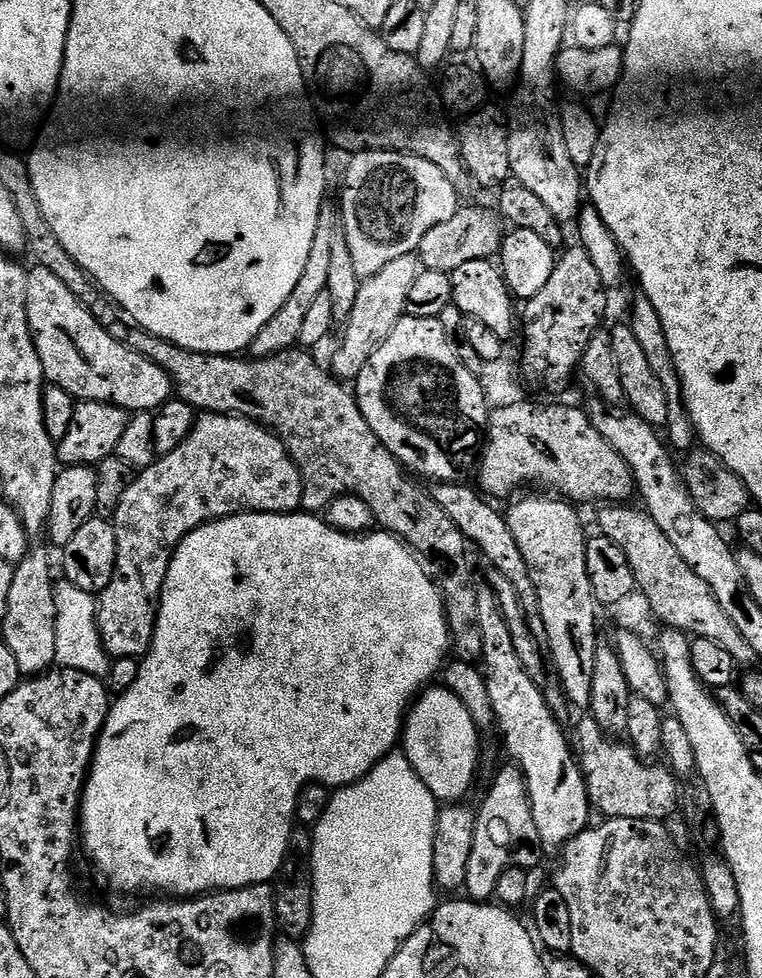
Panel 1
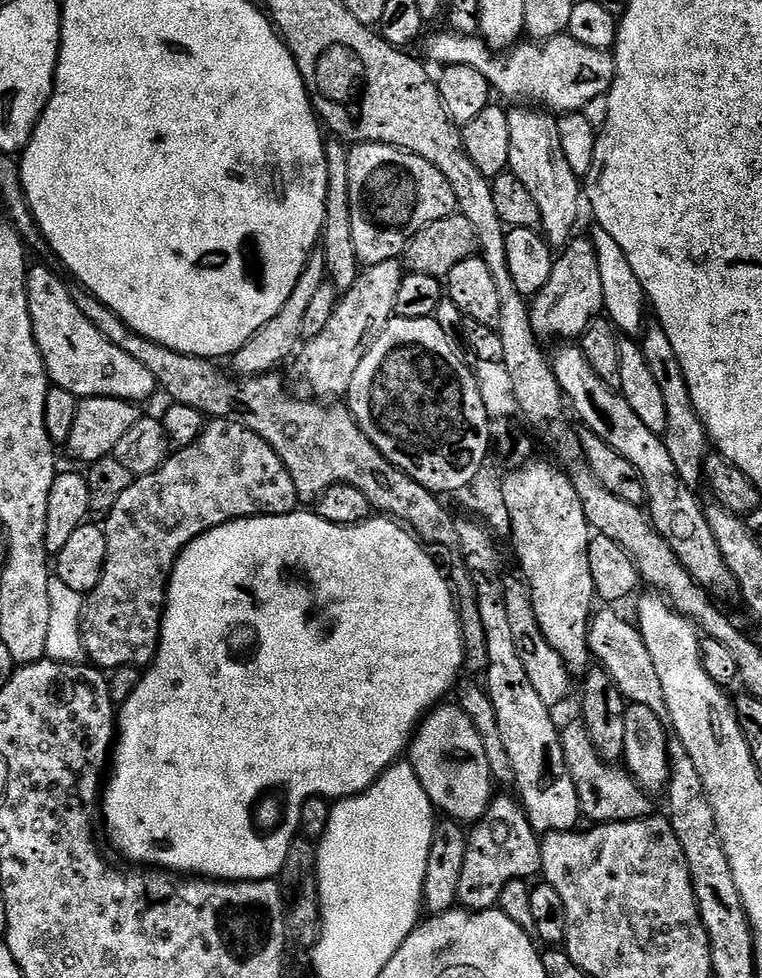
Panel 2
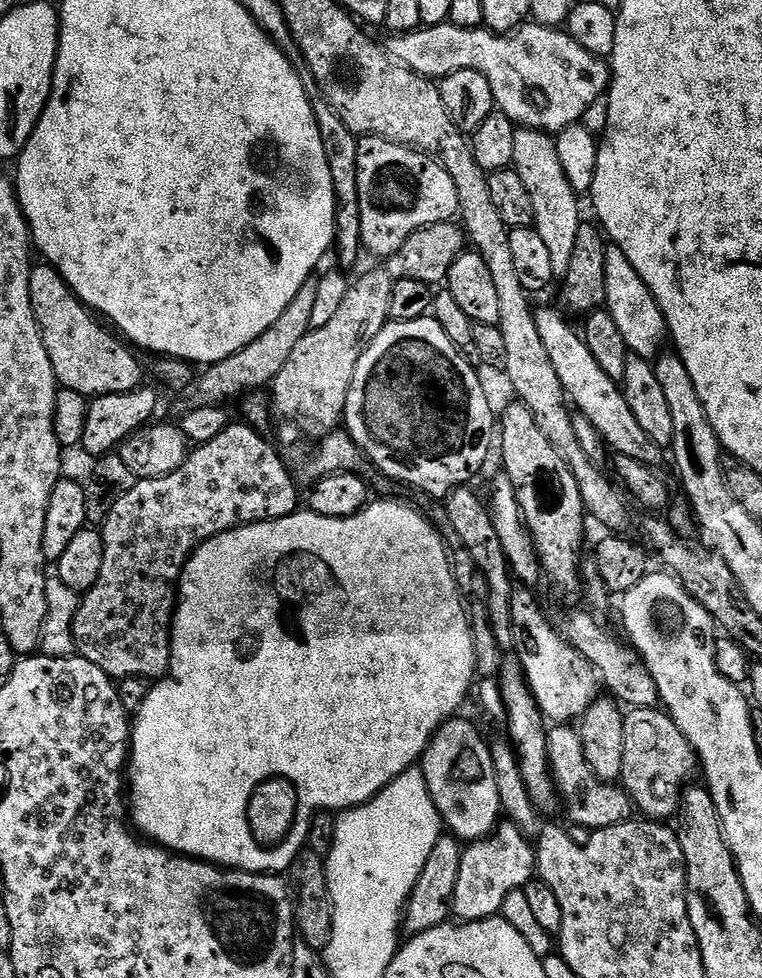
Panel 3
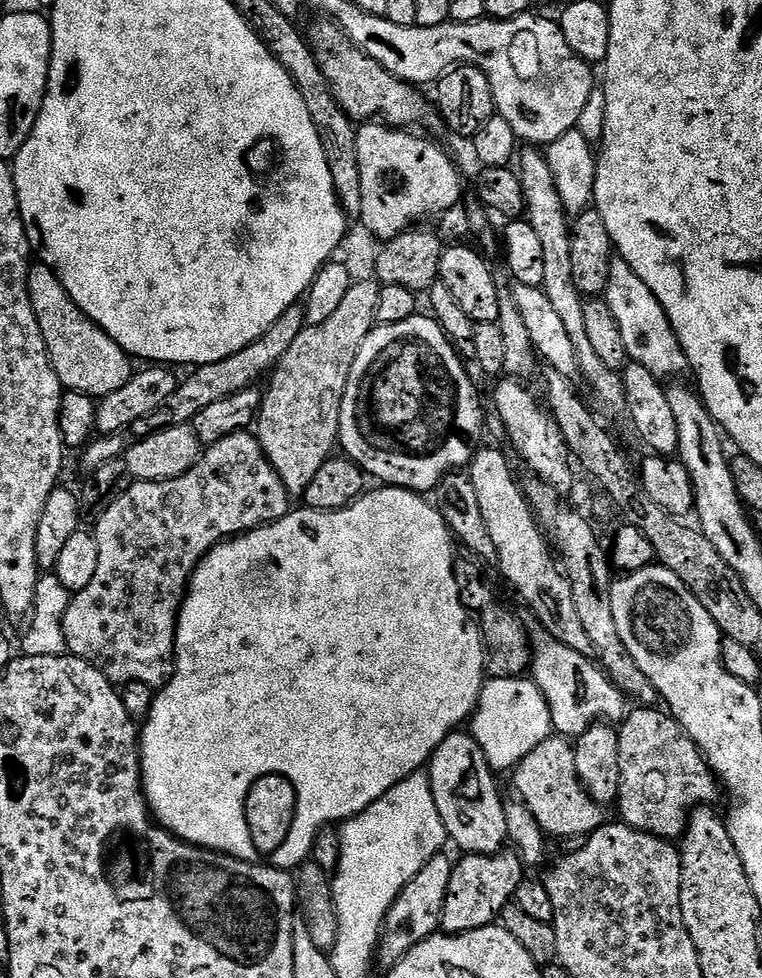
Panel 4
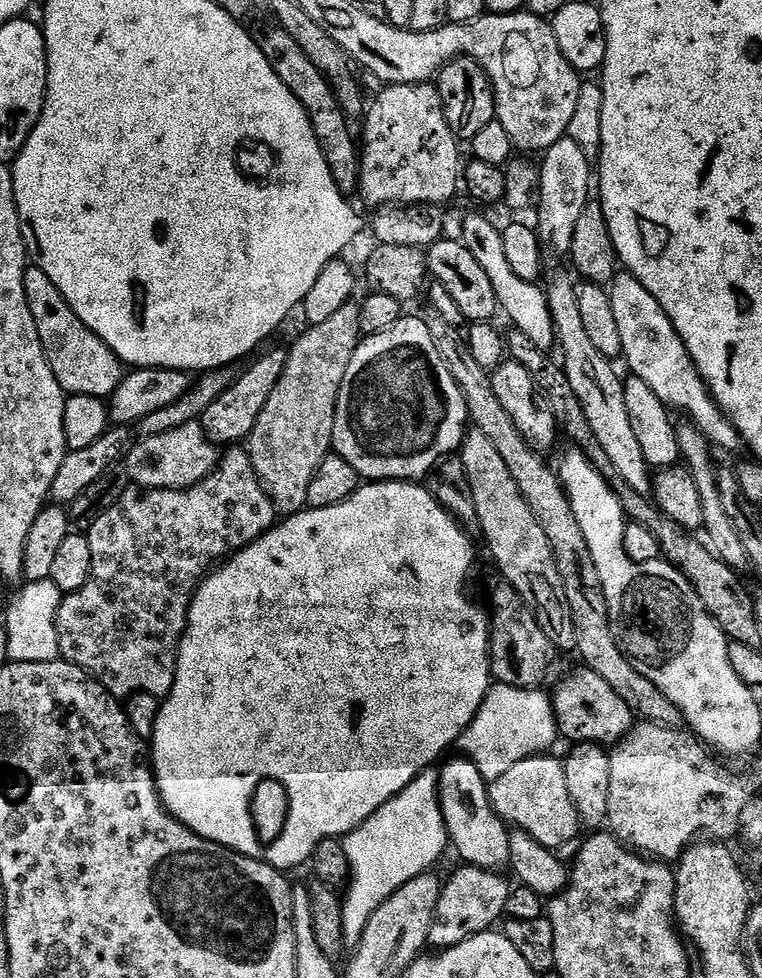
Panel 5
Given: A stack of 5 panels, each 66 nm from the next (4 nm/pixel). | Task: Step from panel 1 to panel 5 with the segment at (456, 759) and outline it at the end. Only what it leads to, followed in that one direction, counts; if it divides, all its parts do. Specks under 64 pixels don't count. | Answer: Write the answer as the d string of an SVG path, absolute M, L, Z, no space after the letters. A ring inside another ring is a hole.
M452 760L445 768L439 769L440 774L440 809L448 827L448 839L451 847L461 856L465 865L474 868L485 868L487 872L504 870L509 867L510 858L510 831L509 825L494 810L488 793L489 781L486 779L481 765L472 760Z

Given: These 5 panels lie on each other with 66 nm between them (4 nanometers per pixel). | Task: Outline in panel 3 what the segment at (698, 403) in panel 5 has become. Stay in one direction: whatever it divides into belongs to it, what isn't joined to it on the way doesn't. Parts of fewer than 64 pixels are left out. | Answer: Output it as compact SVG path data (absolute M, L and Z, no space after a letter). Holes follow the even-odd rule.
M609 243L606 247L606 298L604 302L606 310L618 325L622 338L626 338L629 353L655 361L665 347L668 336L664 315L654 294L650 294L646 282L642 282L638 270L630 266L630 258L626 258L626 254L622 254L620 247L613 243Z

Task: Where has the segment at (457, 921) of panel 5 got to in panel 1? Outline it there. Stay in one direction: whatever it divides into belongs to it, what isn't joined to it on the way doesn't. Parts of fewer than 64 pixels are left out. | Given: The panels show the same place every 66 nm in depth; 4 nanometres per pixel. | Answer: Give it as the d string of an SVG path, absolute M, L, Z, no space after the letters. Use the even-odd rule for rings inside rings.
M515 763L508 765L492 780L492 789L484 796L484 801L476 808L476 825L474 826L474 850L470 850L470 863L466 865L466 882L463 891L467 899L477 902L488 902L495 897L498 878L511 868L533 870L545 859L542 838L538 838L538 825L534 823L534 814L528 797L528 787L522 770Z

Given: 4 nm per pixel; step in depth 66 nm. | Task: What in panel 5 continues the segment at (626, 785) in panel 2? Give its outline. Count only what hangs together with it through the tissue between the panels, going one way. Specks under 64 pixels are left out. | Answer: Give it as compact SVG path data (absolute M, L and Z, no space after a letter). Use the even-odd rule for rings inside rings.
M537 754L514 762L502 778L488 786L490 802L505 824L530 834L534 842L553 850L561 850L579 832L582 832L580 815L566 788L566 770L563 759L555 760L552 754Z

